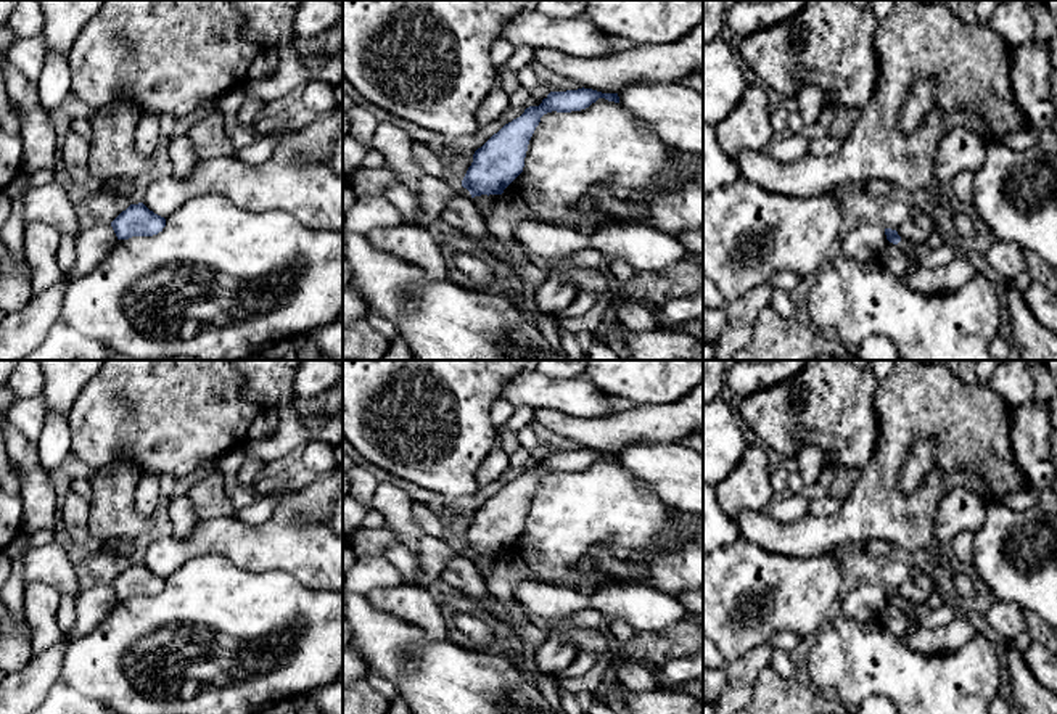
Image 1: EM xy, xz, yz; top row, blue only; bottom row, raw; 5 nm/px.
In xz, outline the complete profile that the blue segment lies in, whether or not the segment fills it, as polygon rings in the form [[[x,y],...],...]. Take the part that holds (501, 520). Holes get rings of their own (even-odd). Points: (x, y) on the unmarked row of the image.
[[[592,449],[550,452],[539,466],[505,484],[473,515],[462,547],[471,555],[502,555],[504,550],[523,532],[529,500],[547,473],[571,473],[589,468],[598,458],[619,463],[618,453],[602,453]]]

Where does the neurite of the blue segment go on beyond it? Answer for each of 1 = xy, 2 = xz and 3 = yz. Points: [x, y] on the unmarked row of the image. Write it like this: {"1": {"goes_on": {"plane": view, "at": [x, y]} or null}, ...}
{"1": {"goes_on": null}, "2": {"goes_on": null}, "3": {"goes_on": null}}

